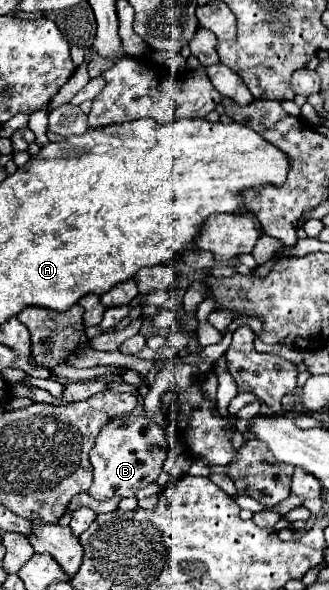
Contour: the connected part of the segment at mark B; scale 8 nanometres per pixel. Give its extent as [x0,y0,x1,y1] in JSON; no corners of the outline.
[88,414,168,500]

